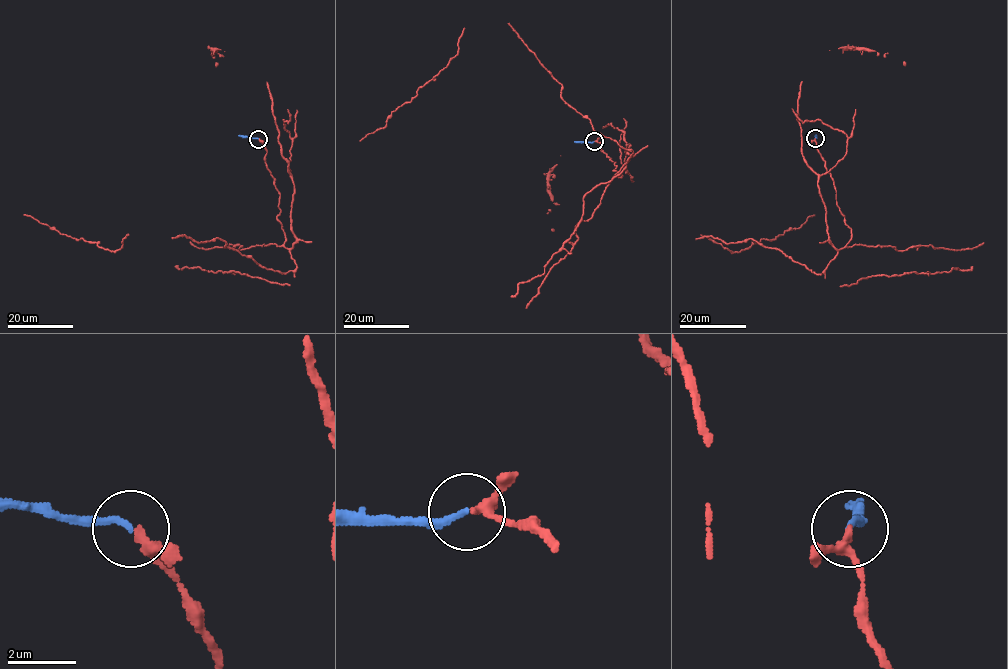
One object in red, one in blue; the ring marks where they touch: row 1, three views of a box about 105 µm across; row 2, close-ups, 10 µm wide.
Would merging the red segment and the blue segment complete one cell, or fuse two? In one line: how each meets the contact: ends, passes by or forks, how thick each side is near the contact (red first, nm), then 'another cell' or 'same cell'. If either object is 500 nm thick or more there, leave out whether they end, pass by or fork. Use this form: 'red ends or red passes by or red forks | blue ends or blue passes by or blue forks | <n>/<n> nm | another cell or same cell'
red passes by | blue ends | 200/190 nm | another cell

